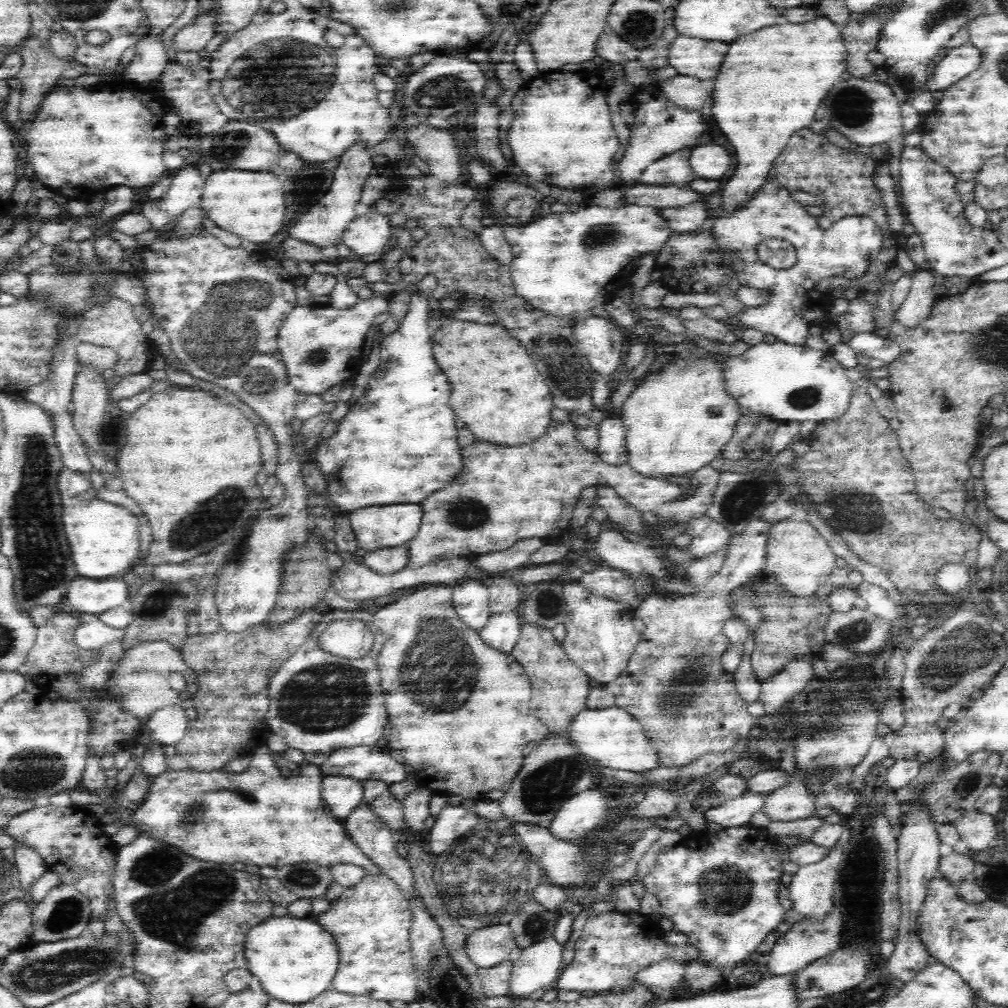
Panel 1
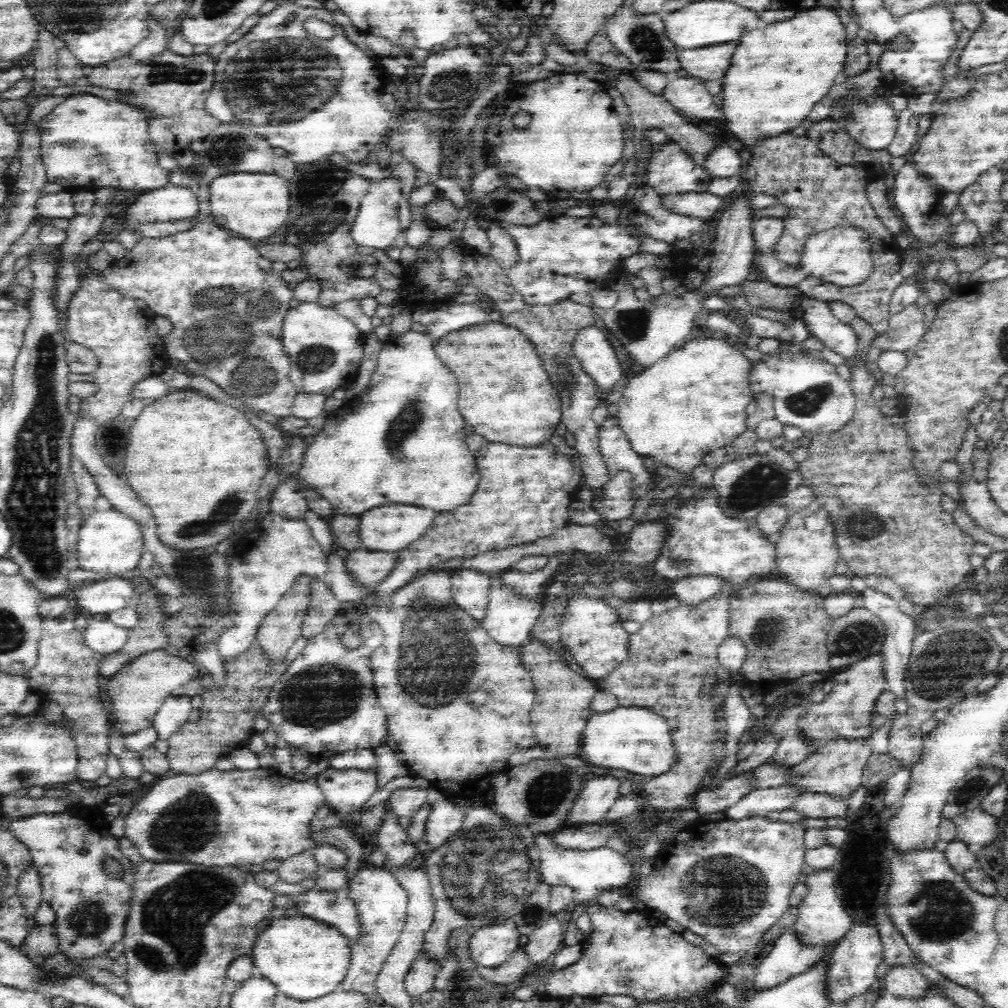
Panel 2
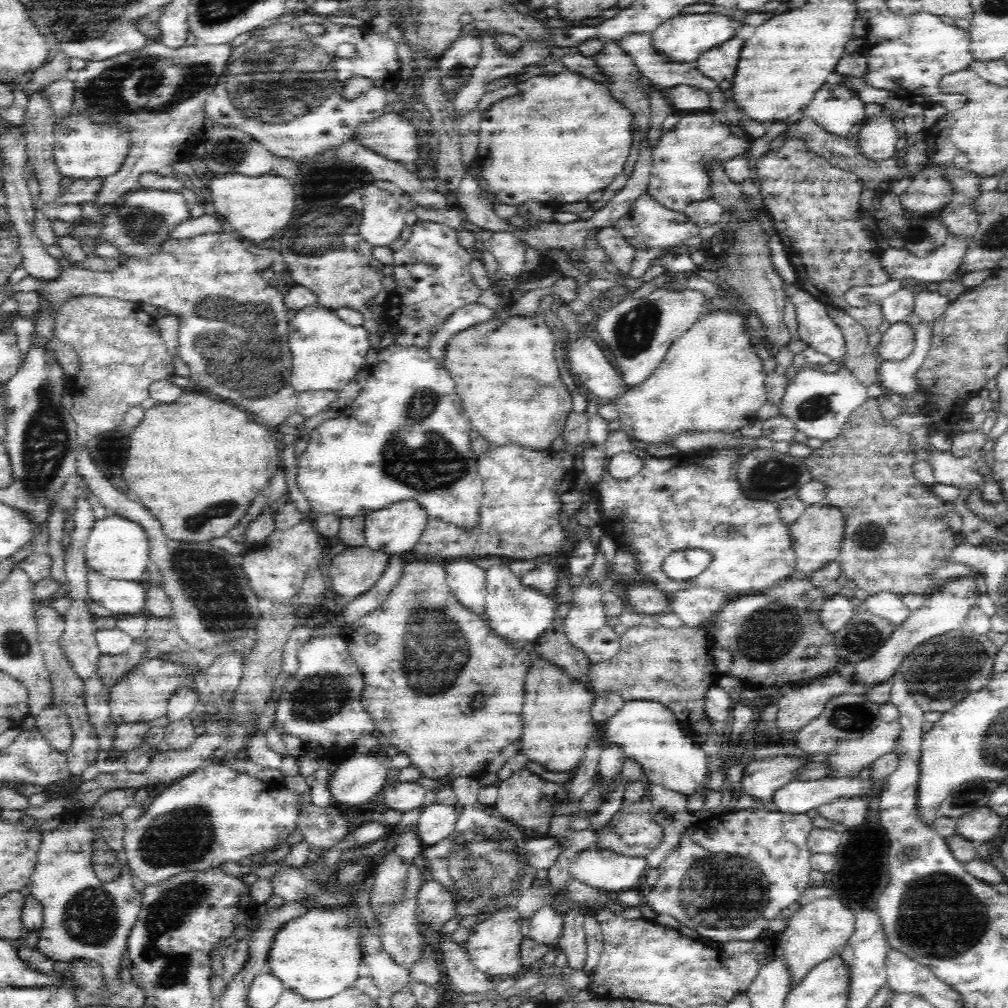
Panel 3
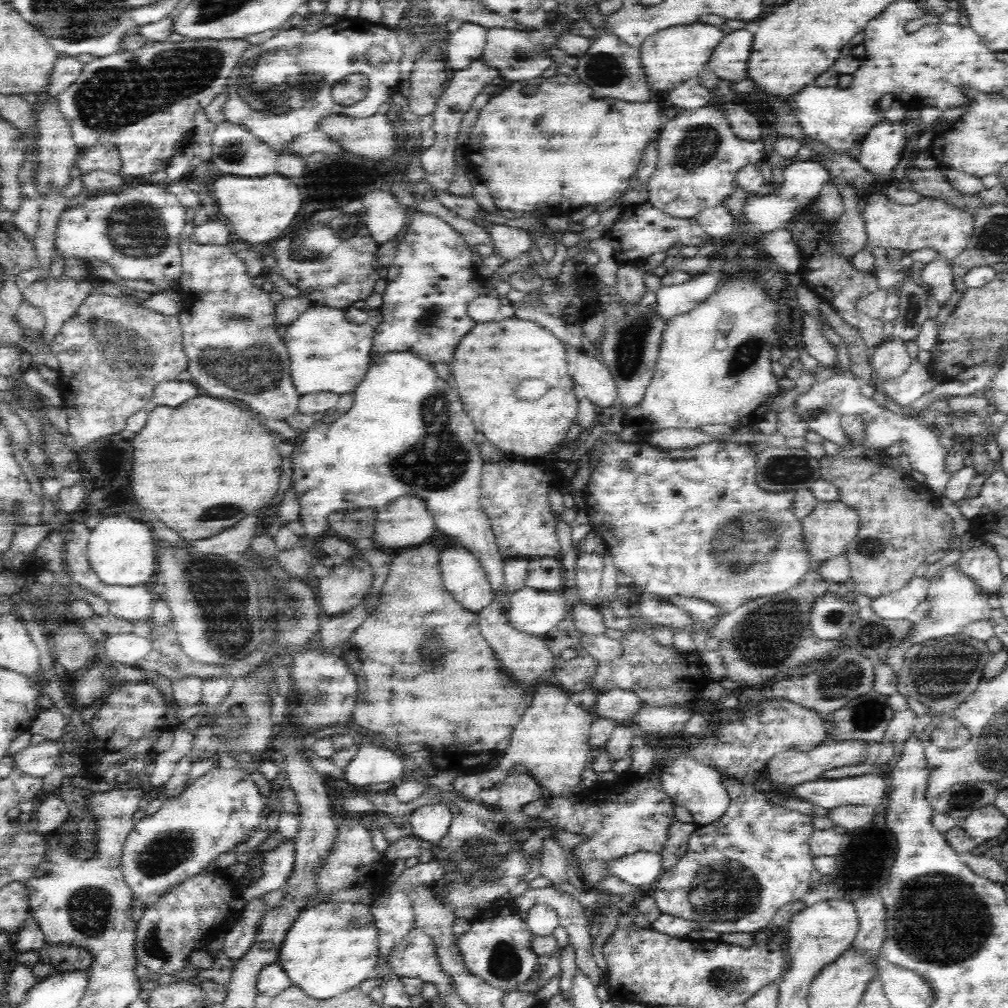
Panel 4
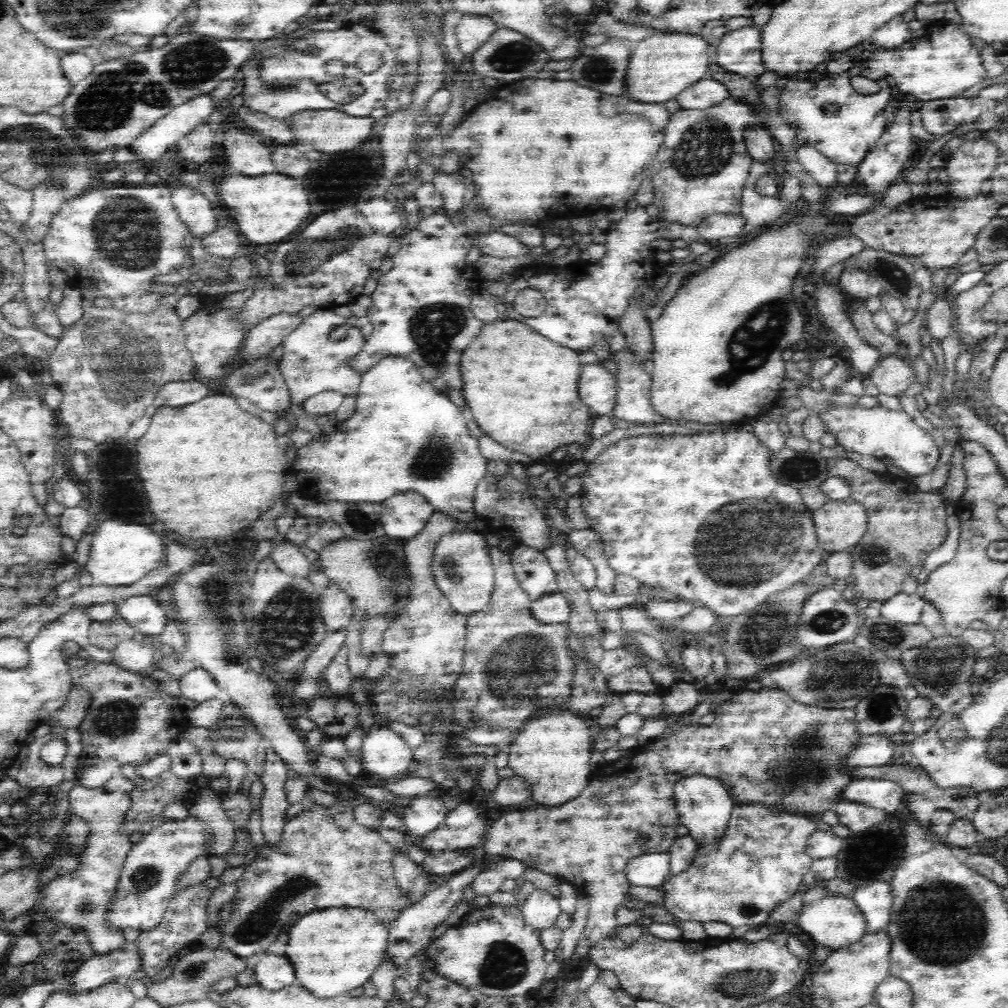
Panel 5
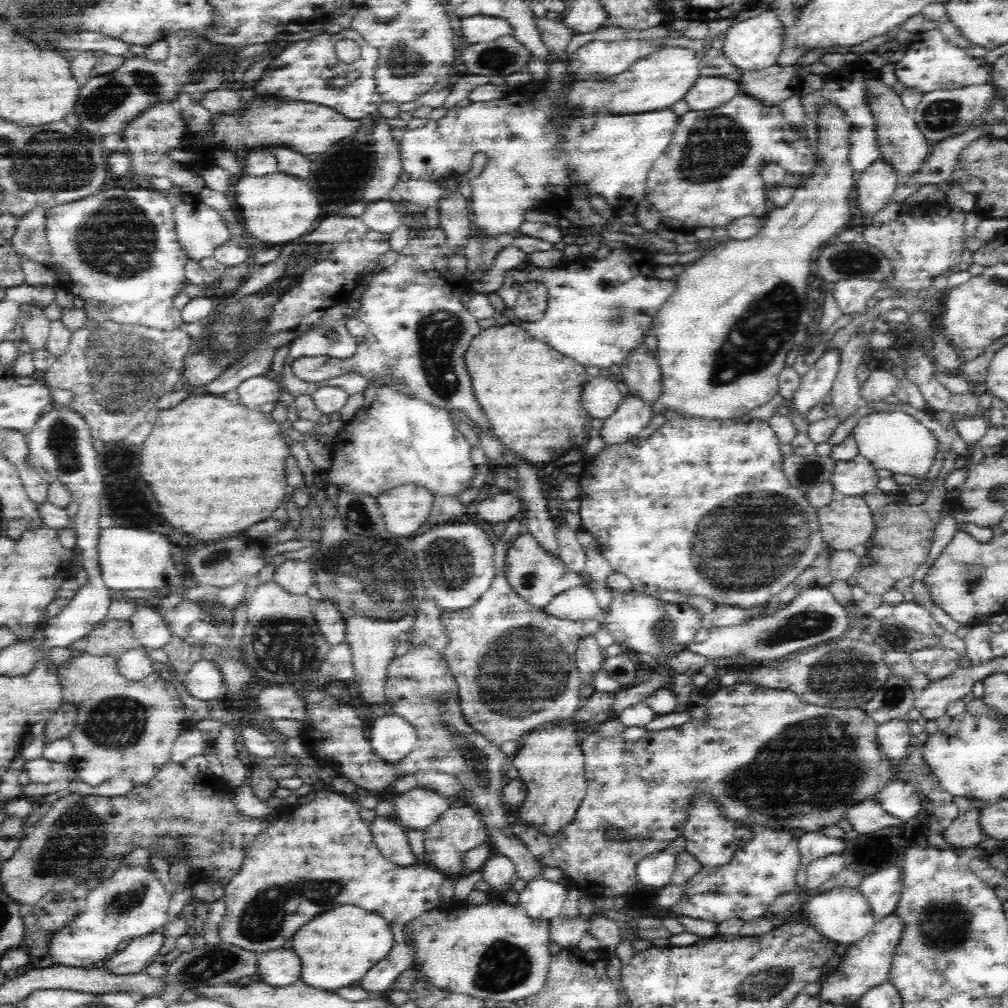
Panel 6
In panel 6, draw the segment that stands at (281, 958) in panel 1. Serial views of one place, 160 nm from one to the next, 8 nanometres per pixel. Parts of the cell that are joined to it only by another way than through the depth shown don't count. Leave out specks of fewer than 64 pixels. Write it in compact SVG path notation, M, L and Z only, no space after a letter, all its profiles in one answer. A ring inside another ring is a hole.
M355 904L334 907L310 920L292 940L294 952L302 960L302 980L313 988L351 987L390 952L394 944L391 925L382 915Z

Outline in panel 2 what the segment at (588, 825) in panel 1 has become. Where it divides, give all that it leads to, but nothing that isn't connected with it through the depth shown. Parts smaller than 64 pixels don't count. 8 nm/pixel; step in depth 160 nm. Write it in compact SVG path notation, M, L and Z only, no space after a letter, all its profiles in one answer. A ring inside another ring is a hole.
M614 774L593 776L569 809L566 825L571 826L573 822L598 823L621 795L620 786L621 781Z

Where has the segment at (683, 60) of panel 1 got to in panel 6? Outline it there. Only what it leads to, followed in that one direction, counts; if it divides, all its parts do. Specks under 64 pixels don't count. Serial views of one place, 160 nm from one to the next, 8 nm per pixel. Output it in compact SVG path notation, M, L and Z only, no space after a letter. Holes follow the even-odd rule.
M773 8L763 9L758 16L748 18L743 22L737 21L726 31L723 51L728 60L740 70L762 70L778 60L778 55L784 48L786 30L781 16Z

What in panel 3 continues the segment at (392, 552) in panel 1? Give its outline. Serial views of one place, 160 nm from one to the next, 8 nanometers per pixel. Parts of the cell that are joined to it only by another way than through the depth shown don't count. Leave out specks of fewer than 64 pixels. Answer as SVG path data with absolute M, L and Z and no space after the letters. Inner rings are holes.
M365 545L359 547L345 546L338 554L332 555L328 568L330 590L342 601L350 602L370 590L381 577L390 556L382 551L374 551Z

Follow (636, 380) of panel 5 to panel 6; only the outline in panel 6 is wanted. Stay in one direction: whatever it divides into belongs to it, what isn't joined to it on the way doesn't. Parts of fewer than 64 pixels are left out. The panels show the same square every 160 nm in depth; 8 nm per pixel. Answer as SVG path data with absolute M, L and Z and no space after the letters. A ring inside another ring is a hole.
M629 394L623 398L616 412L603 420L598 436L602 437L604 447L624 444L636 439L652 418L650 405L642 403L640 397Z

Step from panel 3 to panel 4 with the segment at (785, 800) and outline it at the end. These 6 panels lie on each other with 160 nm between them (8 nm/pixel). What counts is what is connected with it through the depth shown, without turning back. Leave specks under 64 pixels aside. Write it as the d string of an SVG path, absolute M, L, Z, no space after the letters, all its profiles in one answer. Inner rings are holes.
M864 774L841 780L819 778L797 785L790 794L832 810L848 805L880 806L882 802L887 802L888 790L889 787L880 775Z

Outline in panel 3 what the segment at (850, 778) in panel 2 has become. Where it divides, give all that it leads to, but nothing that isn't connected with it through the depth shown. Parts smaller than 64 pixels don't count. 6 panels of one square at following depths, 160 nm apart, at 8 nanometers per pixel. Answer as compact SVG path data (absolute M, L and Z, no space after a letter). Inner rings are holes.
M881 722L868 736L860 740L840 742L828 758L836 777L858 777L859 772L872 765L880 756L894 753L899 746L902 726L900 722Z

